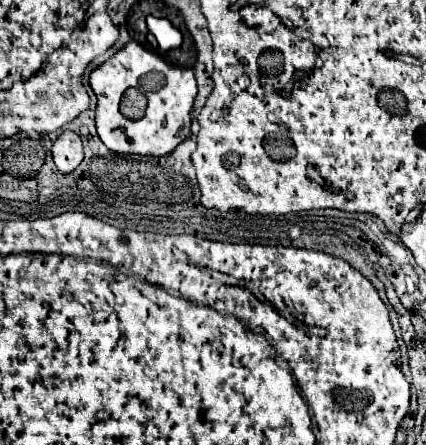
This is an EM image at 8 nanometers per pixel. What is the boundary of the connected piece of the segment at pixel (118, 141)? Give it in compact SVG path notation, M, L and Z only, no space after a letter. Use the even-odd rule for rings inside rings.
M137 42L127 44L89 76L89 84L97 96L97 134L113 152L123 154L147 154L147 156L165 156L173 152L191 126L189 112L195 102L197 84L191 70L175 68L163 62L153 52L147 52ZM127 88L139 88L147 96L147 112L143 120L129 120L119 112L119 100Z

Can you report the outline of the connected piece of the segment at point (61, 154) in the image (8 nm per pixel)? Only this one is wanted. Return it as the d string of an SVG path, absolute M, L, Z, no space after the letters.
M63 132L51 148L53 162L59 172L69 174L83 162L83 144L75 132Z

